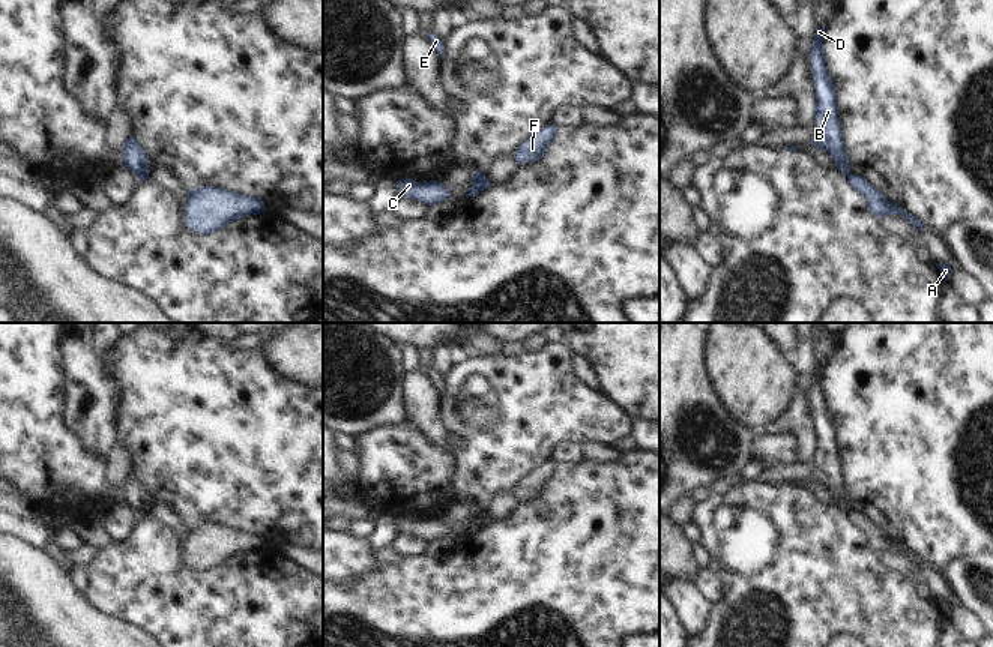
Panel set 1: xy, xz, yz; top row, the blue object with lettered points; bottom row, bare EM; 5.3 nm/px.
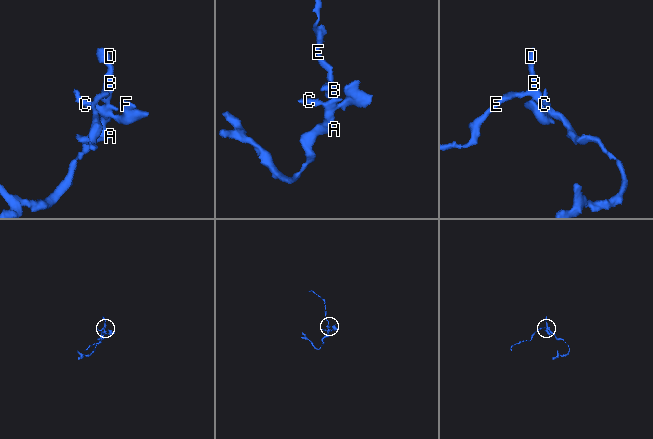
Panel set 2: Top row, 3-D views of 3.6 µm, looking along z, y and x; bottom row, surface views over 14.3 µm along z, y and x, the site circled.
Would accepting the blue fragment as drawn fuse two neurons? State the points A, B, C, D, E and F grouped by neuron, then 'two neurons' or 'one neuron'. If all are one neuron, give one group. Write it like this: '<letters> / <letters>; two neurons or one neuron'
A C F / B D E; two neurons

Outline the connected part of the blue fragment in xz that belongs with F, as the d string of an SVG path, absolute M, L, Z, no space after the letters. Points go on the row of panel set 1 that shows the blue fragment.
M548 125L533 134L530 138L527 138L514 153L518 165L541 159L554 140L557 128L559 126Z

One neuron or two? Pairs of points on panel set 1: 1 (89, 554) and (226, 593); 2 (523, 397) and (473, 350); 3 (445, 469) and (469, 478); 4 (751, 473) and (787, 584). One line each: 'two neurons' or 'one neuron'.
1: two neurons
2: two neurons
3: two neurons
4: two neurons

